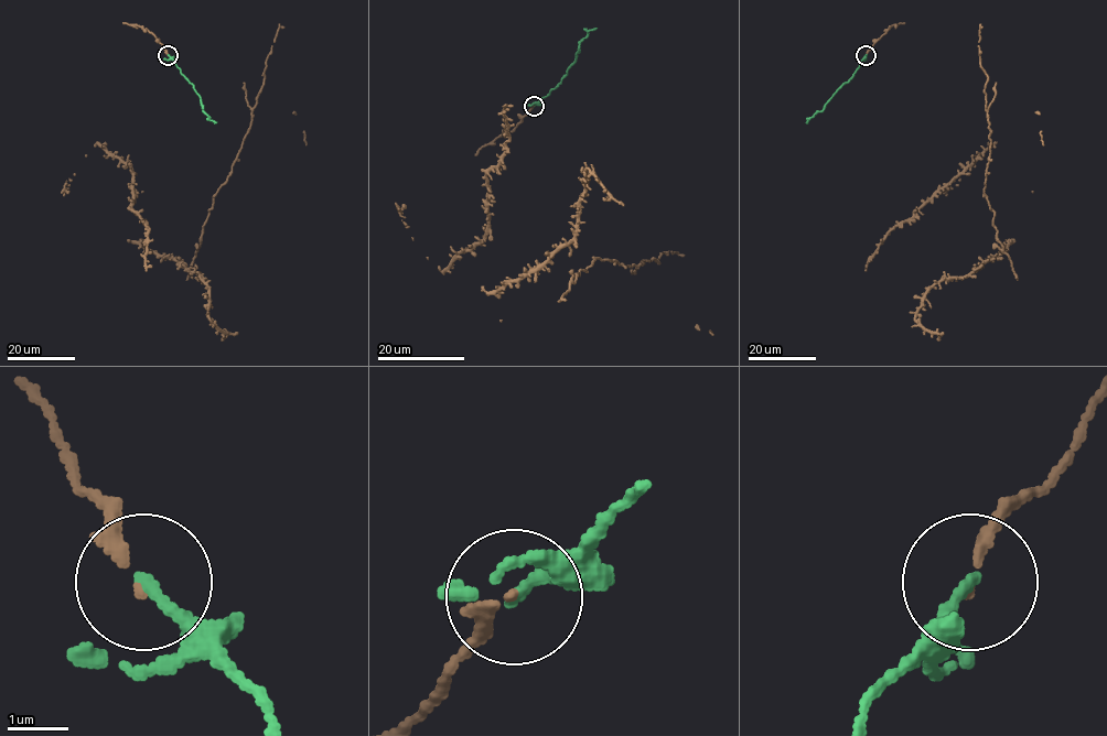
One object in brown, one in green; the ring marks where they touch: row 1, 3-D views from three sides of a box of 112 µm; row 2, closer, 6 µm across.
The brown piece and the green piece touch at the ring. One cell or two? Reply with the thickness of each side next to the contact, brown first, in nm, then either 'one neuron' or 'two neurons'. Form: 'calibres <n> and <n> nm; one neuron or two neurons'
calibres 170 and 200 nm; one neuron

